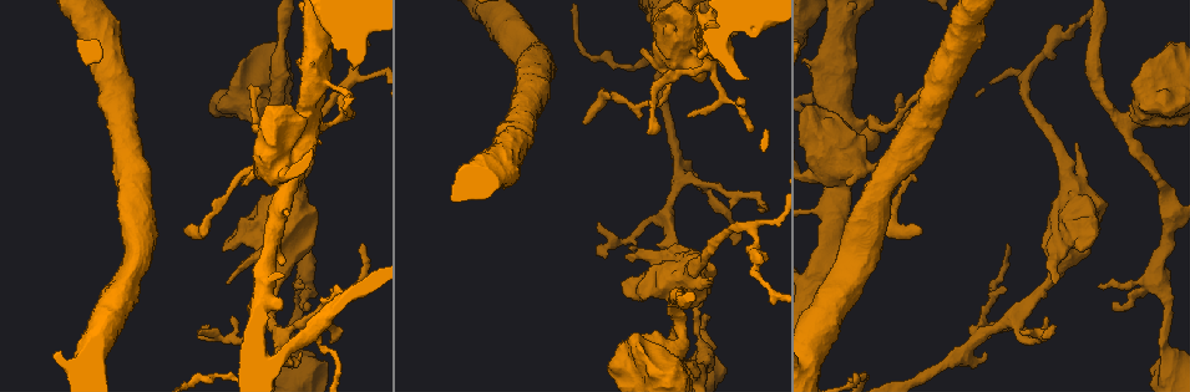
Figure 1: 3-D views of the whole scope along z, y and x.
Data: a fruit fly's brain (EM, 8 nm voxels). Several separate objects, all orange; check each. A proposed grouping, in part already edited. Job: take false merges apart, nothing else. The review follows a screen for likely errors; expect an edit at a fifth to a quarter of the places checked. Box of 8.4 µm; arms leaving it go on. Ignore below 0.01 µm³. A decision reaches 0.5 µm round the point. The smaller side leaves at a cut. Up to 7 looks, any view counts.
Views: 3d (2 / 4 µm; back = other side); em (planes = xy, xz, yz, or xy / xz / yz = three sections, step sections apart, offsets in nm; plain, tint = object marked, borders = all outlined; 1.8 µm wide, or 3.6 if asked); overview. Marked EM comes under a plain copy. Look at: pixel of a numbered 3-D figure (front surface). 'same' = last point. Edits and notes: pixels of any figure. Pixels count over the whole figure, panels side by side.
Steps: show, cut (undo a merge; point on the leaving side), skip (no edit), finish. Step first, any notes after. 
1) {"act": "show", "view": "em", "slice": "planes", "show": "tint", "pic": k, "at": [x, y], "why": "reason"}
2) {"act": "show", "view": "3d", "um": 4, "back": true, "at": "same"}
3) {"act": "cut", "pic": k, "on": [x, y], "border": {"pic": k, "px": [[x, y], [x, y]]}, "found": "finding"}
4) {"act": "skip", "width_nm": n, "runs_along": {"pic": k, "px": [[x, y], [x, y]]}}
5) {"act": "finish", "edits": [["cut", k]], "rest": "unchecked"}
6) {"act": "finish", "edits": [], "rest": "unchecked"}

{"act": "show", "view": "em", "slice": "planes", "show": "tint", "pic": 1, "at": [635, 288], "why": "sudden change in width"}

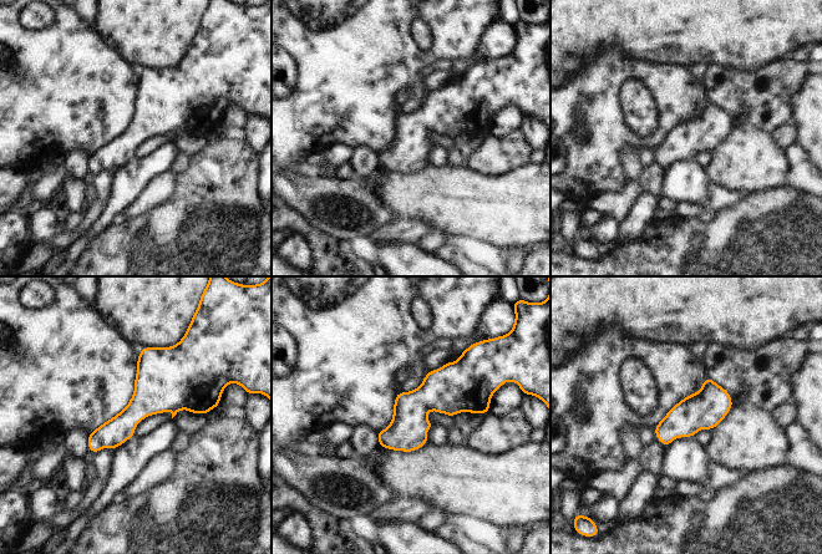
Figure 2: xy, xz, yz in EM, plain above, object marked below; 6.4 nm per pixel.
{"act": "skip", "found": "all the same neuron"}

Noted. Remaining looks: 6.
{"act": "show", "view": "3d", "um": 4, "pic": 1, "at": [291, 127], "why": "abrupt turn"}

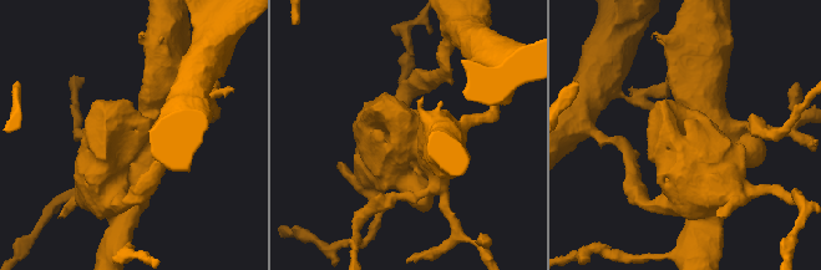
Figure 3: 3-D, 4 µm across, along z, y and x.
{"act": "show", "view": "em", "um": 3.6, "slice": "planes", "show": "tint", "pic": 3, "at": [133, 133]}

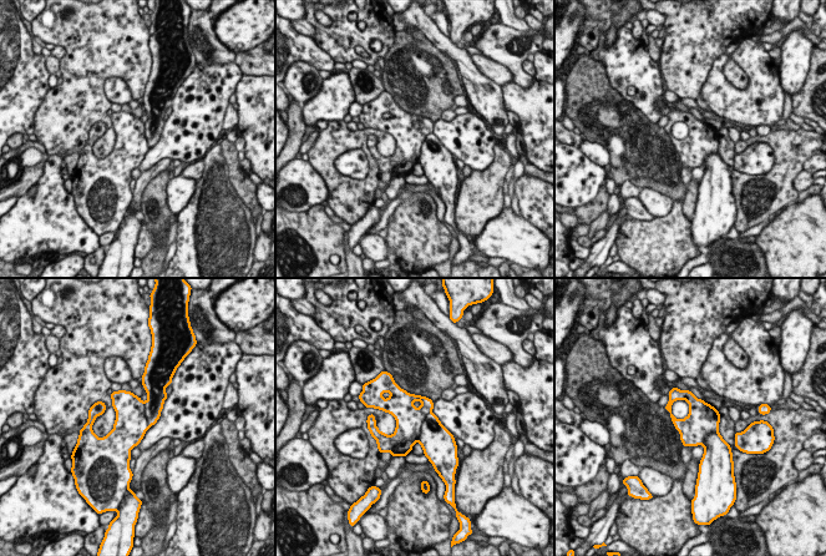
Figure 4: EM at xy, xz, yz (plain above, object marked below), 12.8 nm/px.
{"act": "cut", "pic": 4, "on": [409, 419], "border": {"pic": 4, "px": [[431, 412], [421, 425], [417, 440]]}, "found": "a second neuron is stuck on"}

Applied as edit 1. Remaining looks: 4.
{"act": "show", "view": "3d", "um": 2, "pic": 1, "at": [1137, 124], "why": "three arms meet"}

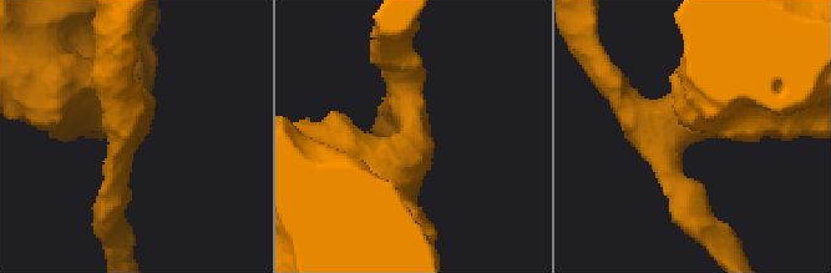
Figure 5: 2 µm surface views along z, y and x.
{"act": "show", "view": "em", "slice": "planes", "show": "tint", "pic": 5, "at": [413, 130], "arms": 3, "arm_widths_nm": [200, 220, 700]}

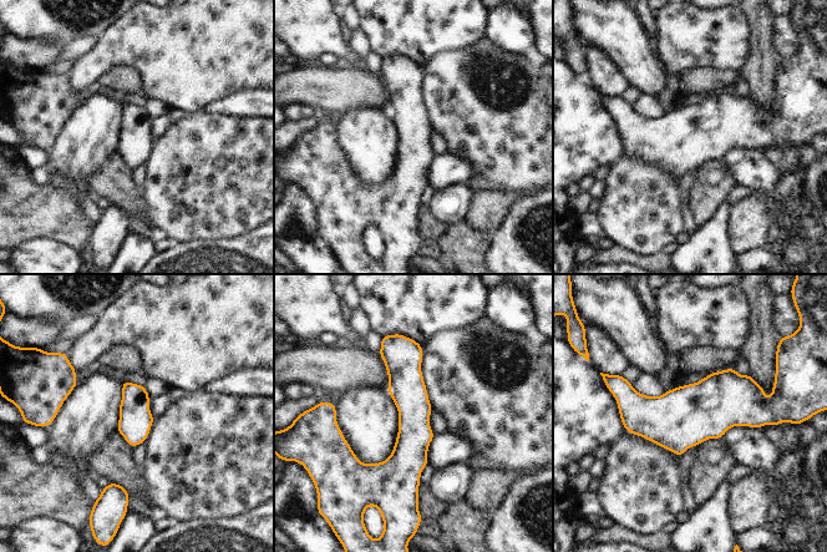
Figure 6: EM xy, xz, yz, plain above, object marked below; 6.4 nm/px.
{"act": "skip", "width_nm": 220, "runs_along": {"pic": 6, "px": [[400, 340], [410, 394], [407, 489]]}, "found": "continuous, no second neuron"}

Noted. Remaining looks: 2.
{"act": "finish", "edits": [["cut", 4]], "rest": "unchecked"}

